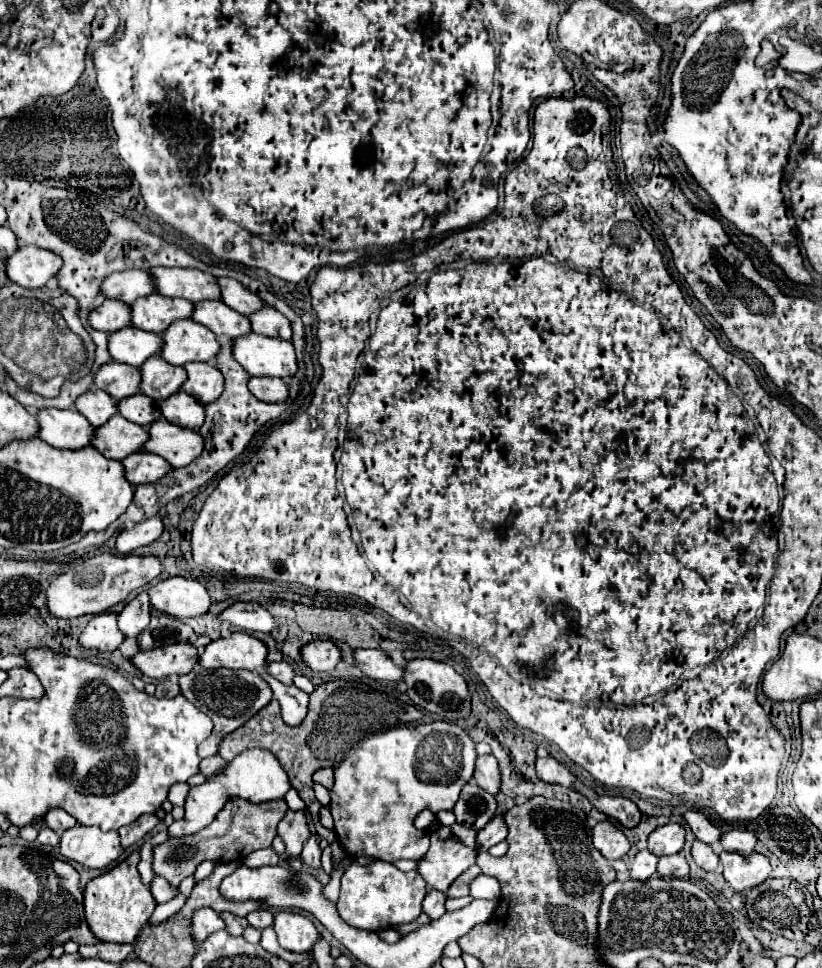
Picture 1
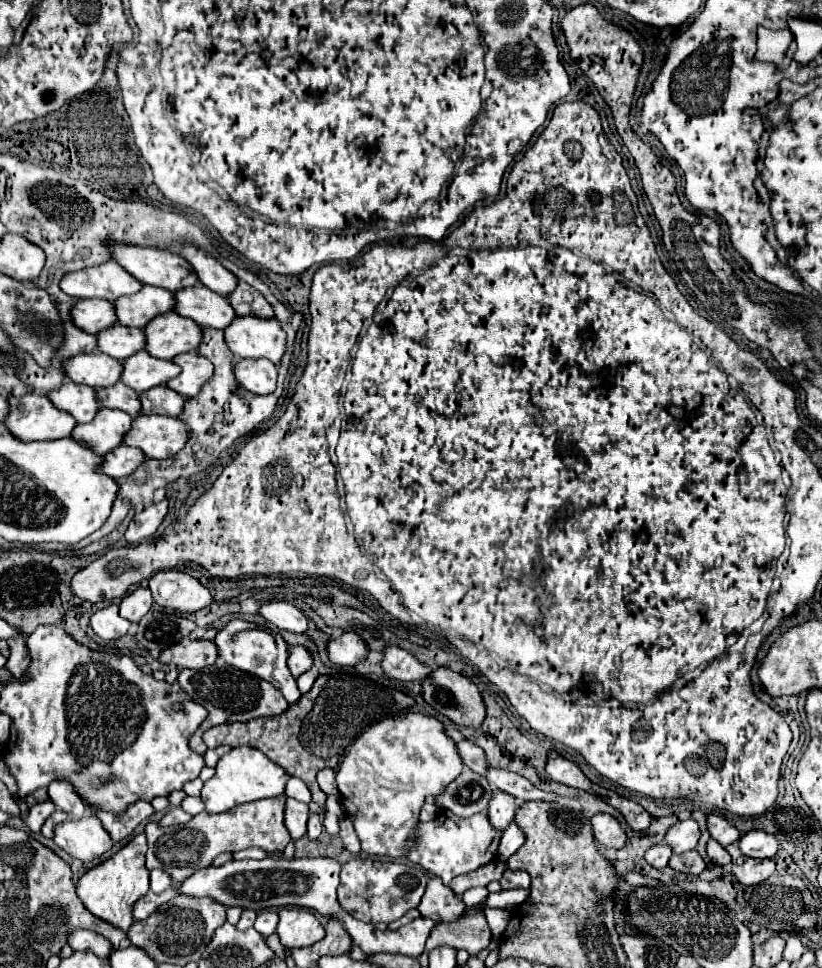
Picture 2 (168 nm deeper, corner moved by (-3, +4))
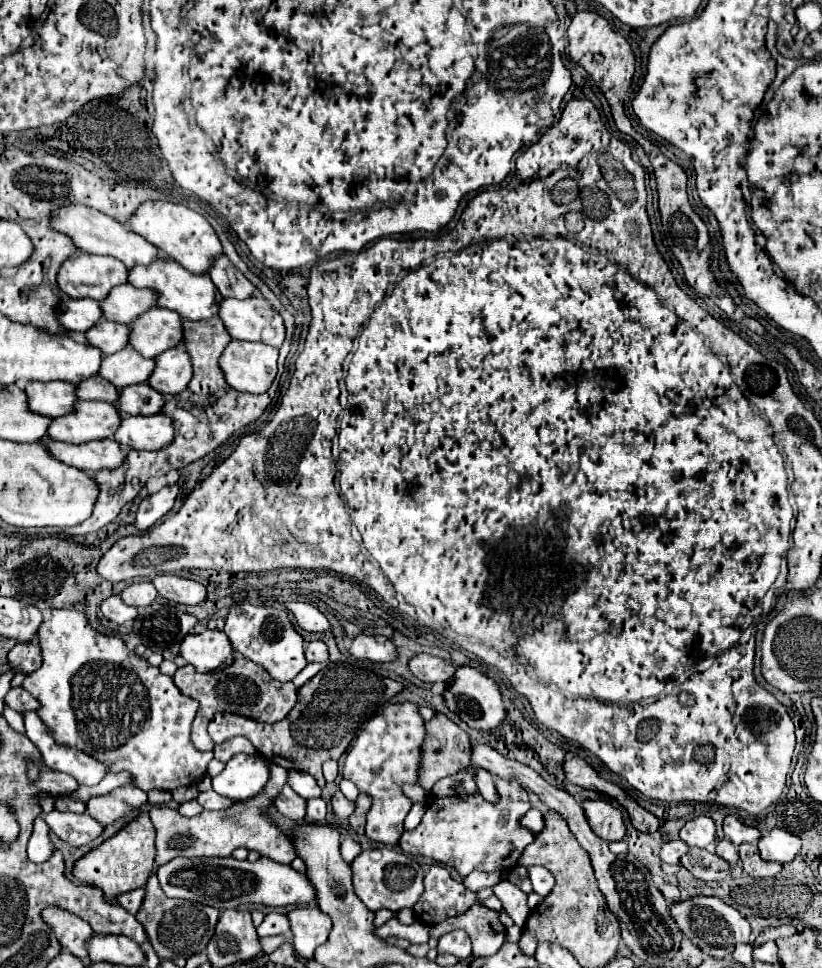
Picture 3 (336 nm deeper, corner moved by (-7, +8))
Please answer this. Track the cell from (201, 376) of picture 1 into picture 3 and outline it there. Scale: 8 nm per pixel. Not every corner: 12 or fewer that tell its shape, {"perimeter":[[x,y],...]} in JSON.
{"perimeter":[[175,347],[155,357],[149,377],[159,393],[183,393],[193,377],[189,353]]}

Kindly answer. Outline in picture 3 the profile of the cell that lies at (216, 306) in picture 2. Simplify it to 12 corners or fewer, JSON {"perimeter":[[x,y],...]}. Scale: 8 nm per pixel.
{"perimeter":[[161,257],[129,271],[129,283],[159,291],[157,307],[183,319],[219,315],[219,289]]}

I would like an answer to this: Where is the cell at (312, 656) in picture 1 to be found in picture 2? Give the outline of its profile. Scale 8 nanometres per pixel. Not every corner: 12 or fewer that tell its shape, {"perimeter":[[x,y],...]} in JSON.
{"perimeter":[[355,631],[327,643],[331,663],[355,665],[369,645]]}

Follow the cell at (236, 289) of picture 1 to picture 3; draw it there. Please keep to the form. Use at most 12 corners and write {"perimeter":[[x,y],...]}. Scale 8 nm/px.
{"perimeter":[[149,201],[131,229],[191,273],[223,257],[207,219]]}

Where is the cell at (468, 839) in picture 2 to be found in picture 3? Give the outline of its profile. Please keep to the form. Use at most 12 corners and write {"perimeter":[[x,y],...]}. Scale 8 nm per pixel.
{"perimeter":[[527,789],[499,803],[431,797],[399,847],[453,867],[507,871],[535,837]]}

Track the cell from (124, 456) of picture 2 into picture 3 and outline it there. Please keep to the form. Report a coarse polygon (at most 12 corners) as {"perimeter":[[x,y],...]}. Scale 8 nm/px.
{"perimeter":[[47,435],[51,453],[87,473],[121,467],[115,439],[67,445]]}

